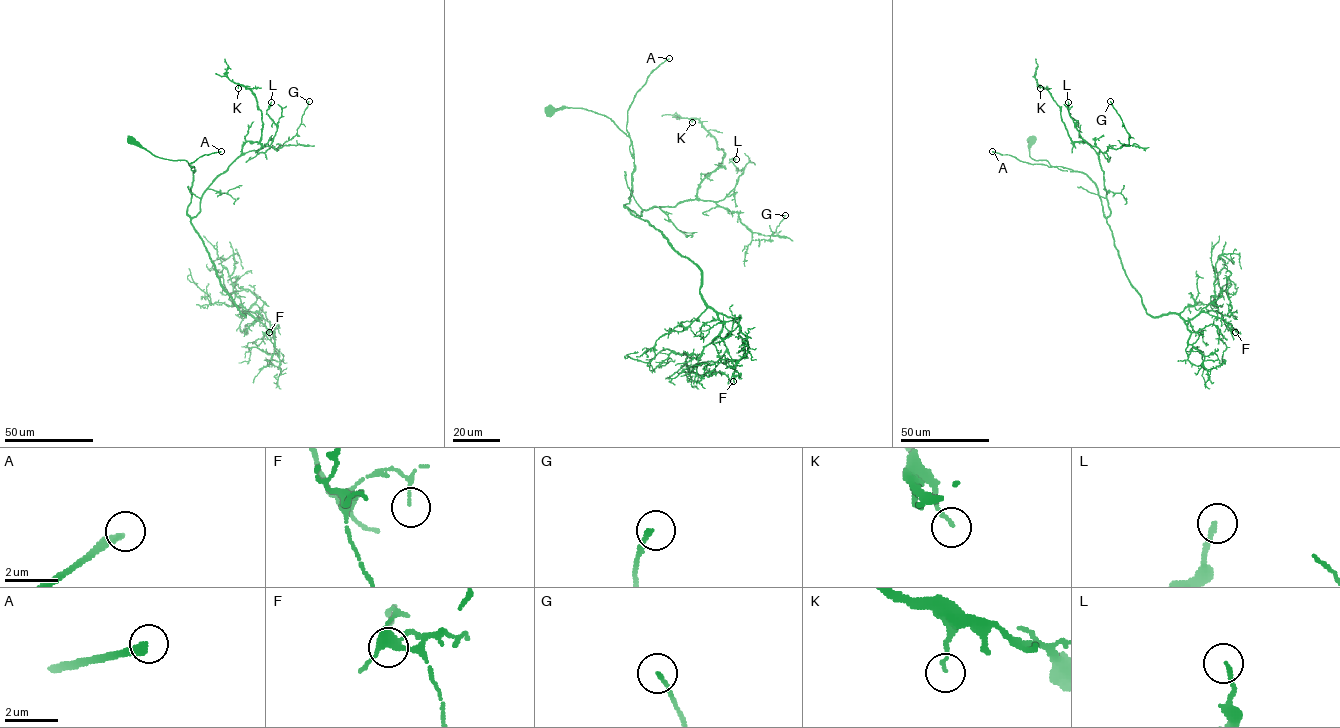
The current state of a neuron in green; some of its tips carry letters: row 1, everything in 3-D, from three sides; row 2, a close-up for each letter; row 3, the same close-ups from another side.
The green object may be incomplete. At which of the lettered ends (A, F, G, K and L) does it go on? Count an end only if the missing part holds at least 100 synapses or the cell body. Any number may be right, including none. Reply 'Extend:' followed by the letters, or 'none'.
Extend: A

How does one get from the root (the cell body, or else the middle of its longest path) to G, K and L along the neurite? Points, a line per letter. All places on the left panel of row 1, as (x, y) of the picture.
G: (131, 140), (194, 167), (187, 213), (194, 217), (205, 190), (237, 158), (281, 148), (296, 134), (309, 101)
K: (131, 140), (194, 167), (187, 213), (194, 217), (205, 190), (243, 144), (260, 139), (256, 97), (238, 88)
L: (131, 140), (194, 167), (187, 213), (194, 217), (218, 176), (272, 142), (271, 102)

